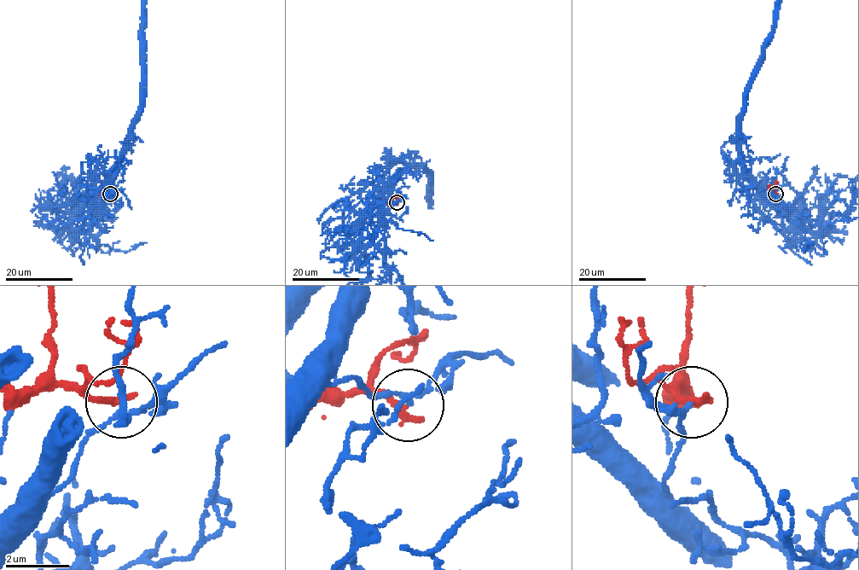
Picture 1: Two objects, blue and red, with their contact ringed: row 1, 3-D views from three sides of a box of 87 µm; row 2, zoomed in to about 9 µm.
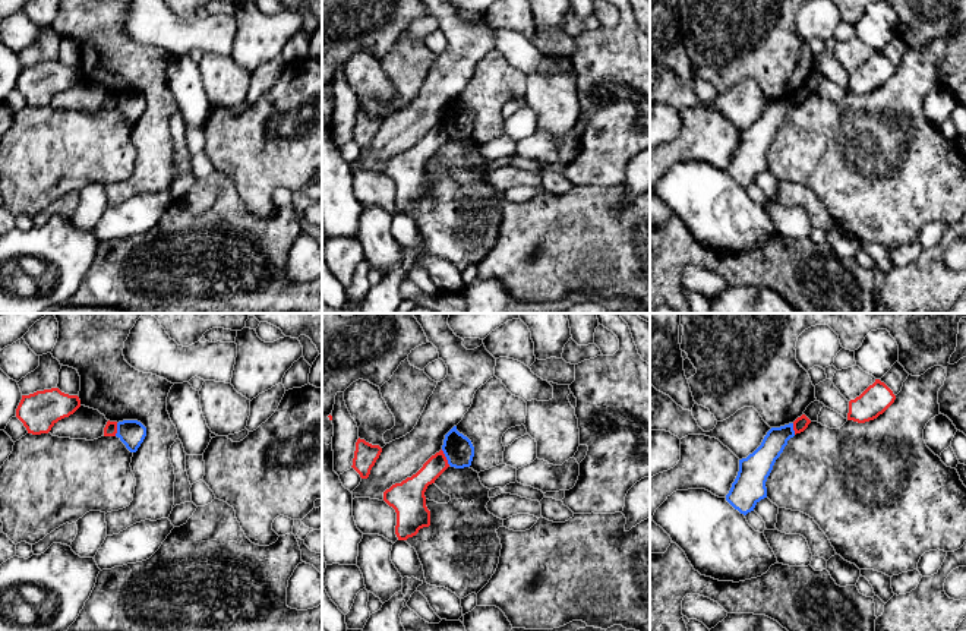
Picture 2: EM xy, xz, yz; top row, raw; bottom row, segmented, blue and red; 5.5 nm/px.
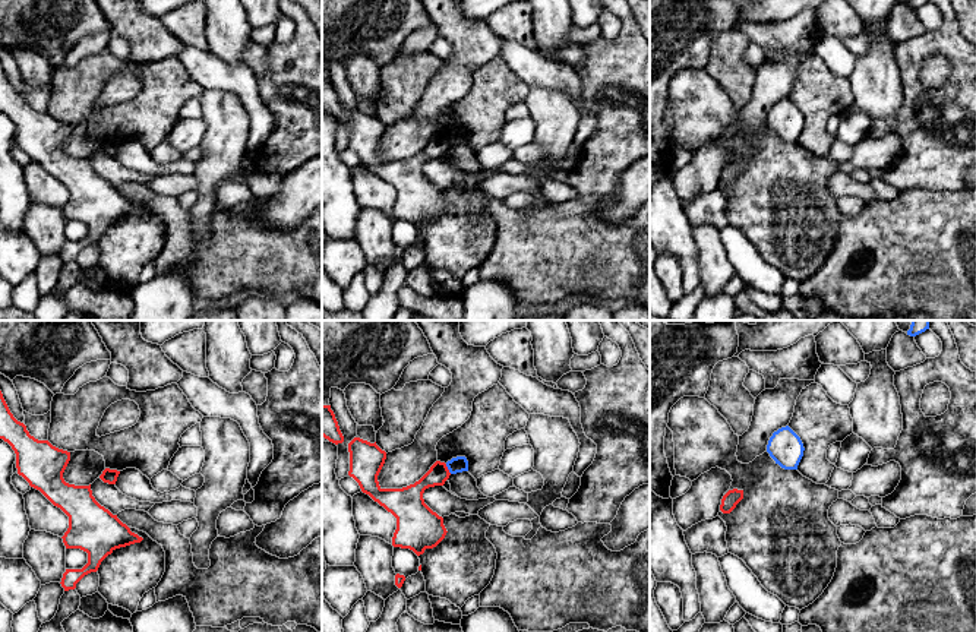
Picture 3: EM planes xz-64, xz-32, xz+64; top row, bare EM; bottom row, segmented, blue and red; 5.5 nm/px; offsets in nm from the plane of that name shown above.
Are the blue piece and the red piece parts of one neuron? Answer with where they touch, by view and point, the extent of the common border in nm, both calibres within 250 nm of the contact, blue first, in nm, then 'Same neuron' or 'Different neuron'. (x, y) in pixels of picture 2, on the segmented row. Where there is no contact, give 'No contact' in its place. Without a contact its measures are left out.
Touches blue at xz (445, 456). Shared border 100 nm. Thickness 160 nm (blue) against 130 nm. Different neuron

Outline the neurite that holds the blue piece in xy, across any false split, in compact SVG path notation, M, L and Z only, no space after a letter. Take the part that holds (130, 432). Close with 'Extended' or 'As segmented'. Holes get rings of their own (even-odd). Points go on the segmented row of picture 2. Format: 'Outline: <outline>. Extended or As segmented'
Outline: M123 420L117 423L116 436L130 452L136 452L146 436L146 427L138 420Z. As segmented

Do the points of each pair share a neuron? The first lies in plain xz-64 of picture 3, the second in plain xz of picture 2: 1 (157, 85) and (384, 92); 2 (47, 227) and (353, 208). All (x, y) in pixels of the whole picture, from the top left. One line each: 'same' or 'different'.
1: different
2: different

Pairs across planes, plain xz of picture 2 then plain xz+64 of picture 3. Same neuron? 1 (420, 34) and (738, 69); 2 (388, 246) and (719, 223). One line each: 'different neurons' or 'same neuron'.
1: different neurons
2: different neurons

